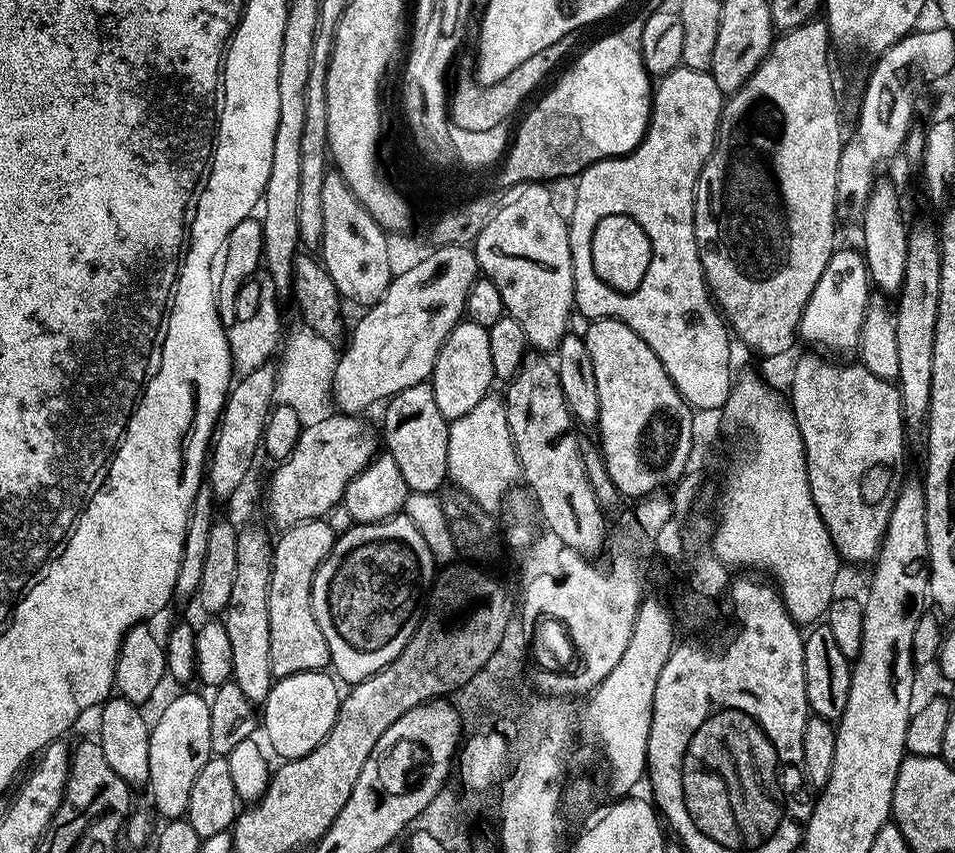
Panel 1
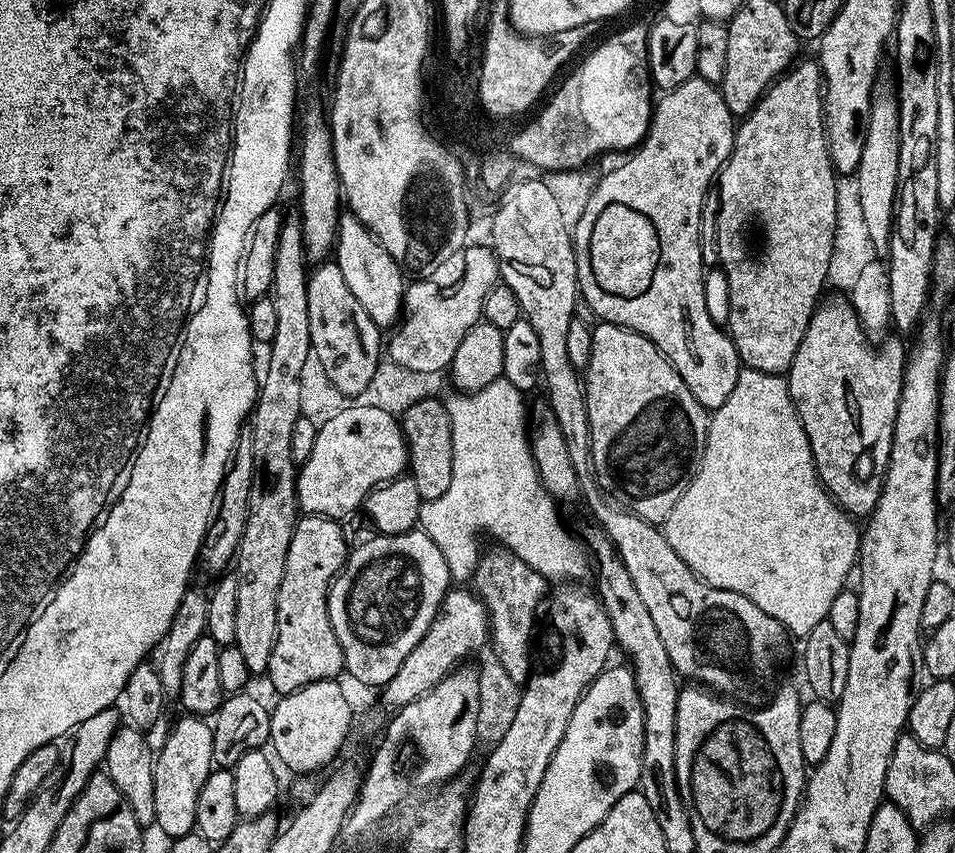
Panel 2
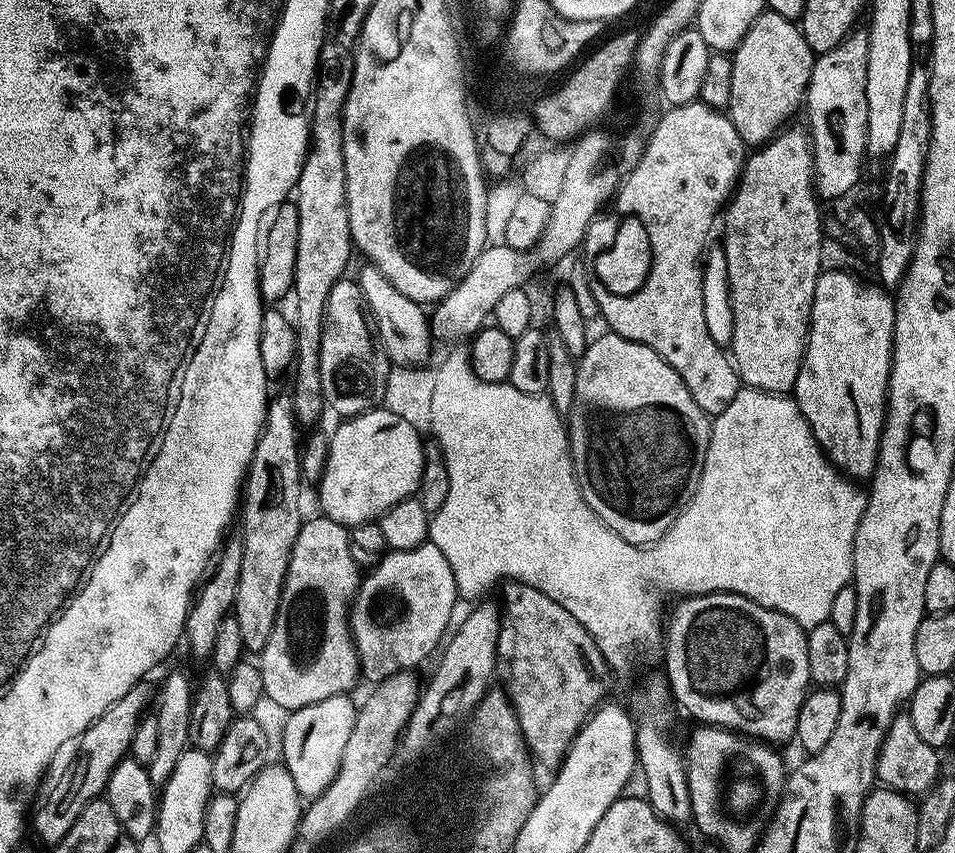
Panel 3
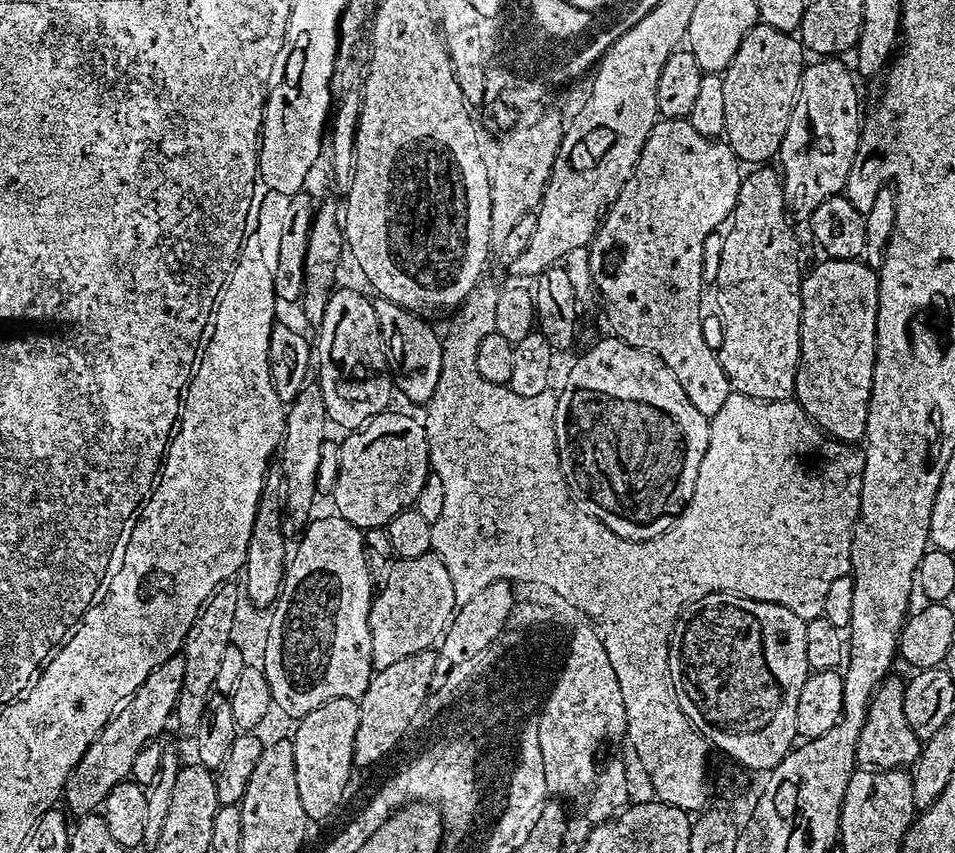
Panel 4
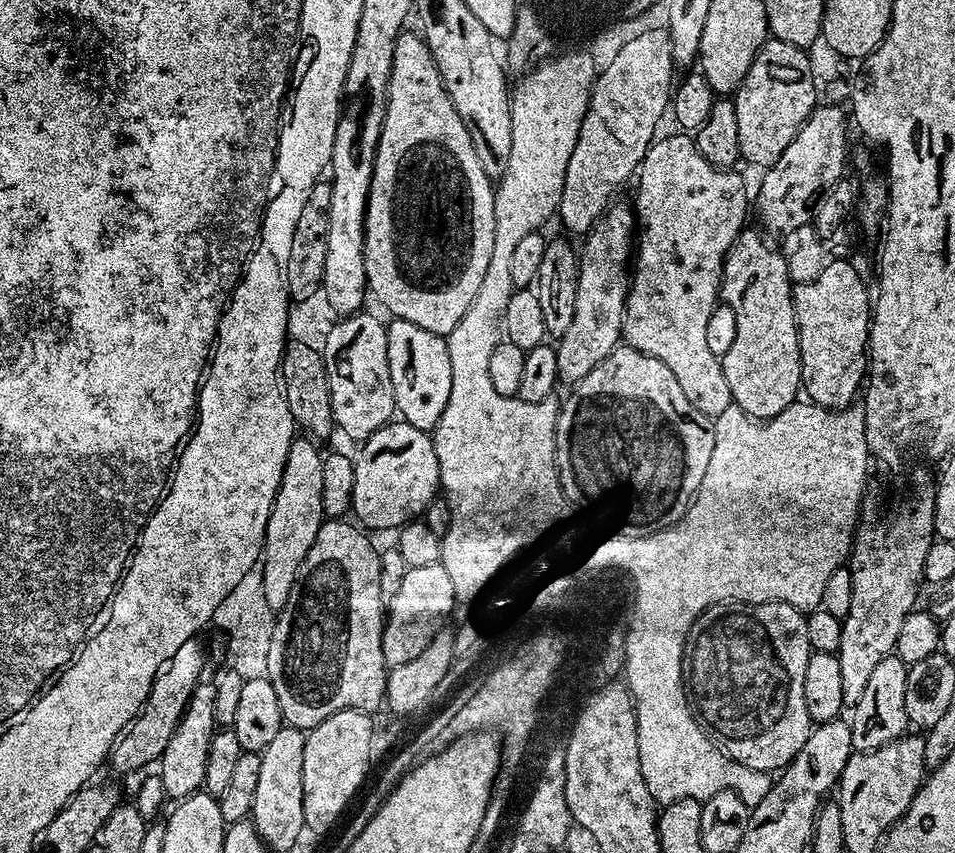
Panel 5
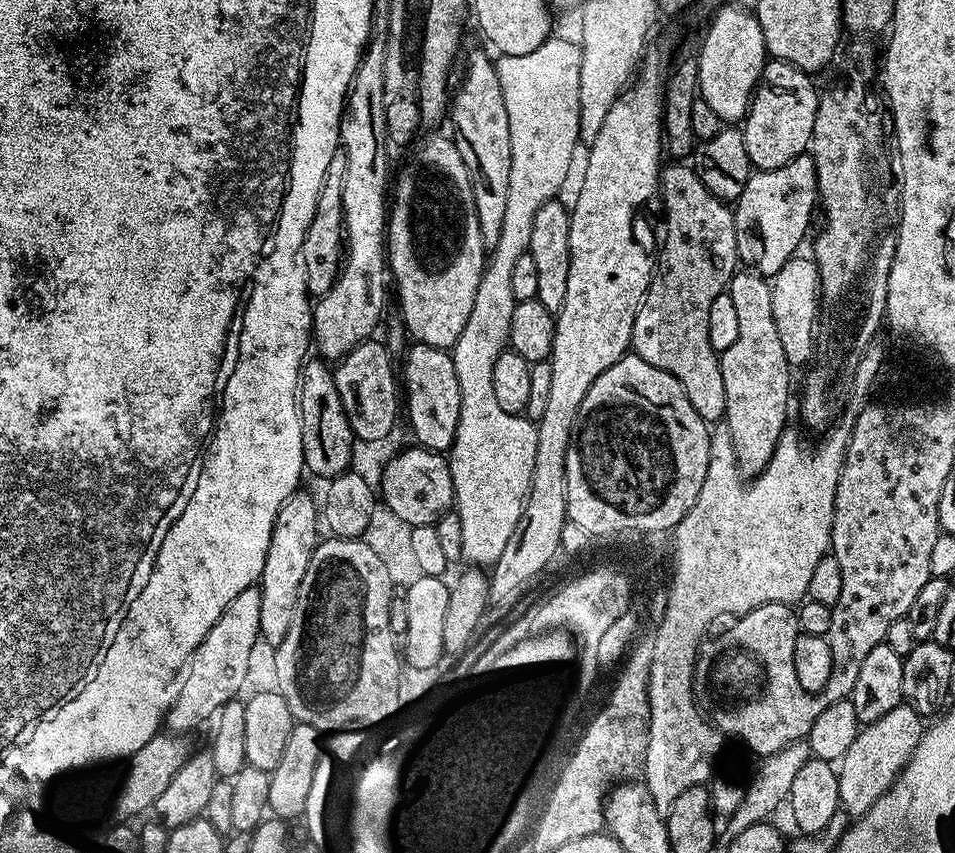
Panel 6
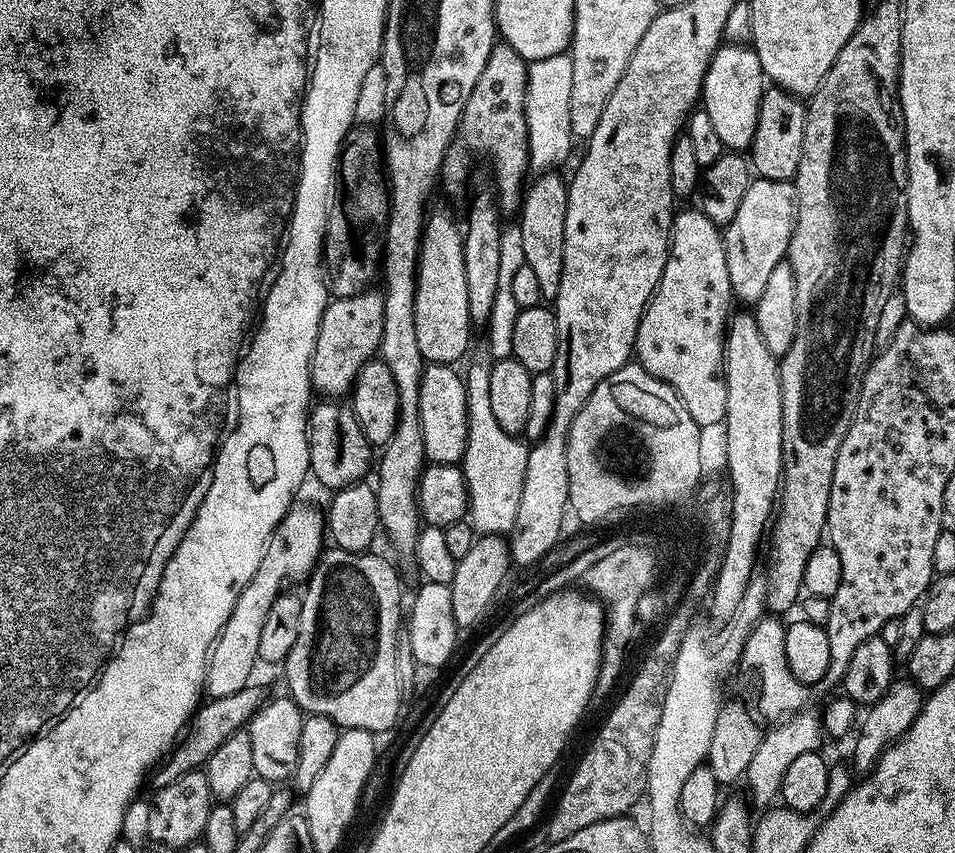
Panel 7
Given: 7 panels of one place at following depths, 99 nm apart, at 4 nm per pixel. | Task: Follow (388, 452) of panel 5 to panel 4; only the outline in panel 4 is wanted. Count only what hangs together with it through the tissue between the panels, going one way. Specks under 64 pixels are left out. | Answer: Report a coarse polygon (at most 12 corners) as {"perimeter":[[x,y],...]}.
{"perimeter":[[387,410],[340,444],[335,515],[383,529],[430,475],[423,423]]}

